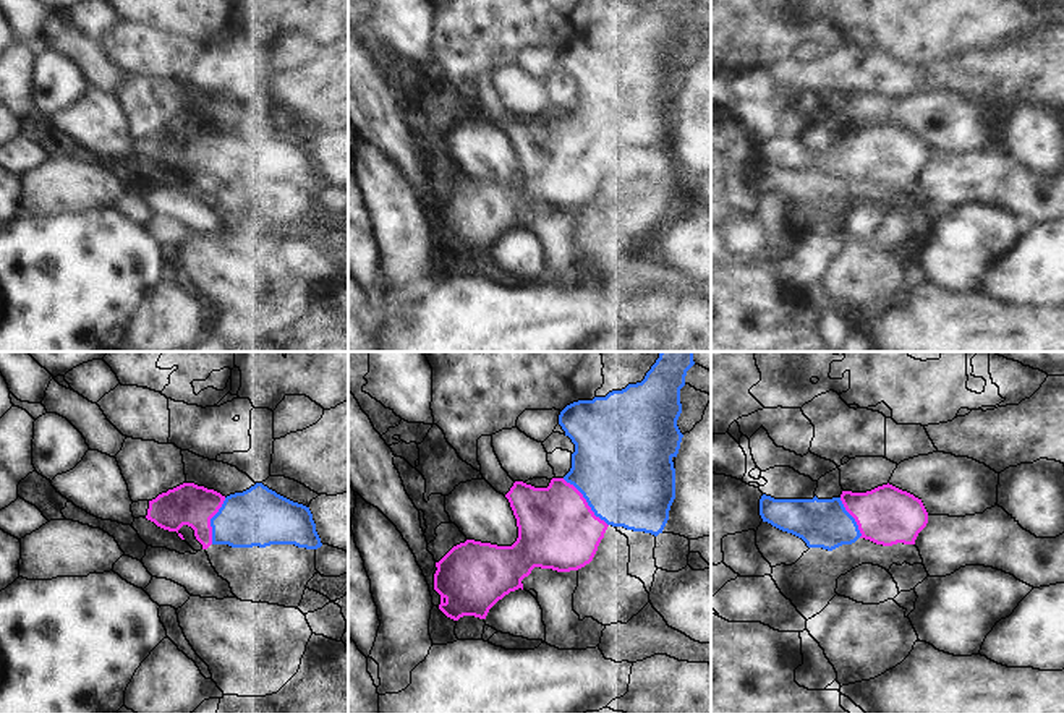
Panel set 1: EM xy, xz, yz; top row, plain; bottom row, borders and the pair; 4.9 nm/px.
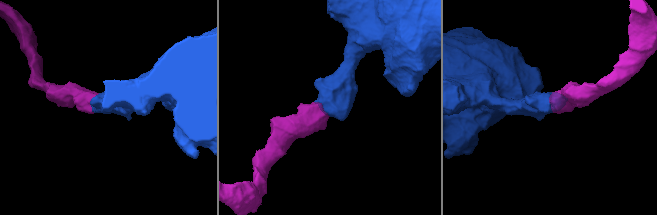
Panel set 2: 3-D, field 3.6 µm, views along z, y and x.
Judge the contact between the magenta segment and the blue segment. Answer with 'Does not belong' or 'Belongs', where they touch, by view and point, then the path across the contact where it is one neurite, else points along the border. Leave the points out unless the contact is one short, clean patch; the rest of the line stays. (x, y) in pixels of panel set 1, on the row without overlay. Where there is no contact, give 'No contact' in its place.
Belongs. Touches magenta at xz (585, 138). Path across: xz (557, 167), (585, 138), (624, 106).

